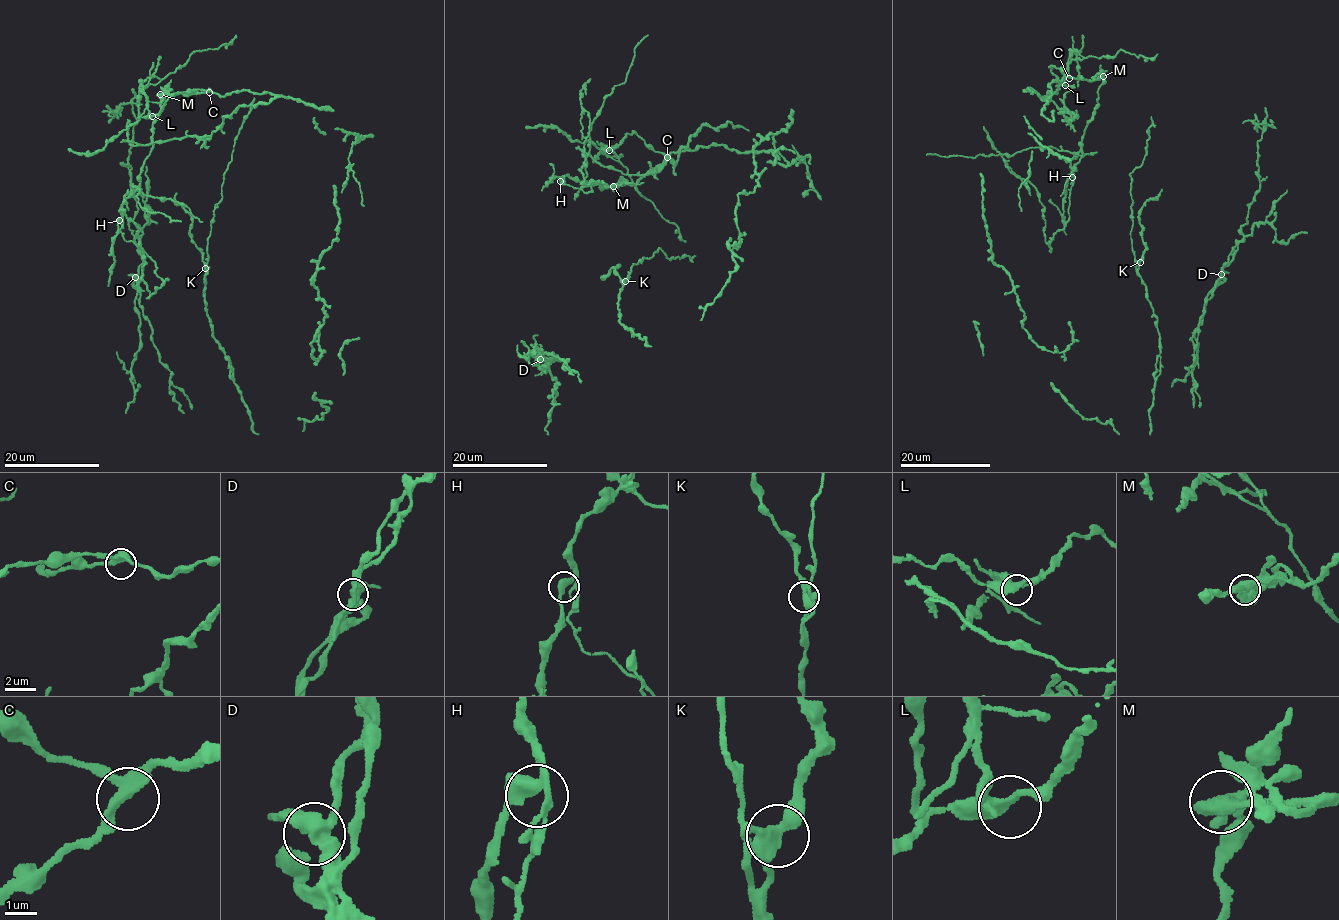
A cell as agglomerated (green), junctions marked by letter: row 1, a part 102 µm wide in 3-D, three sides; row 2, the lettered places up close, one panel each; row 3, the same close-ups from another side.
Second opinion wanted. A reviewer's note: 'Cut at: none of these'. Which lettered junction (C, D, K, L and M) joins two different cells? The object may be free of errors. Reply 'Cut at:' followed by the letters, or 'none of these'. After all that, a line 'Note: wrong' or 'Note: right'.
Cut at: M
Note: wrong

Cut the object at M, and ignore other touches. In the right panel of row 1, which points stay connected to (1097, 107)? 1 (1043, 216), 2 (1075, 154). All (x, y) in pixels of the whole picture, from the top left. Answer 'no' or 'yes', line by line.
1: yes
2: yes

